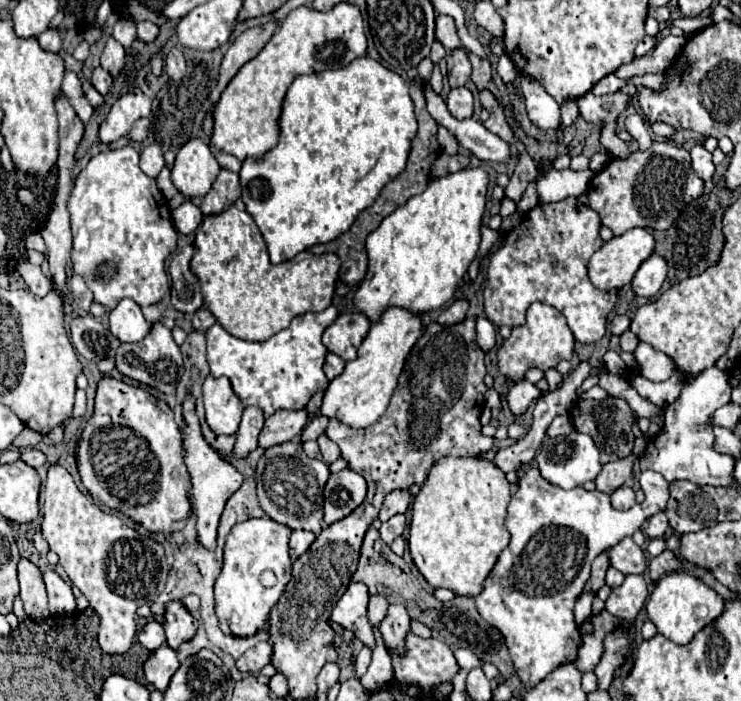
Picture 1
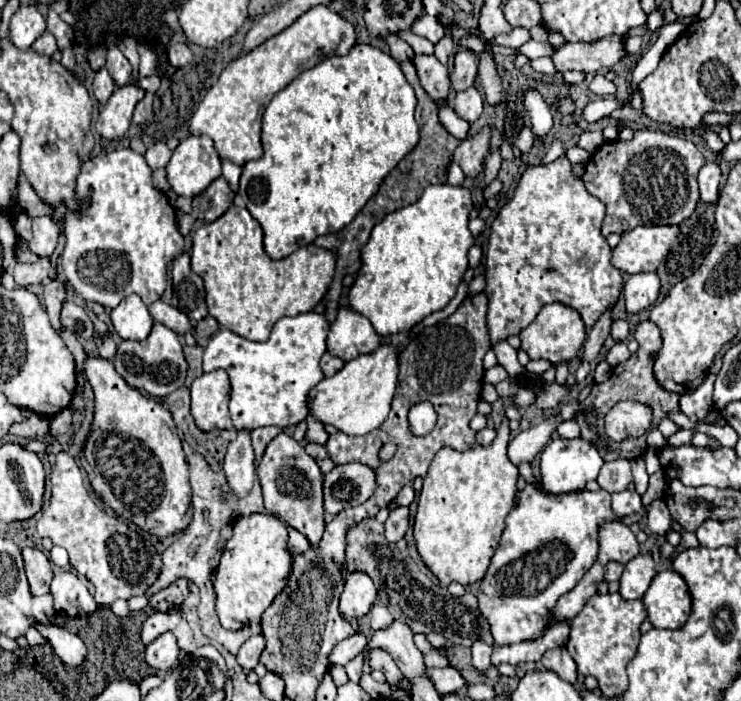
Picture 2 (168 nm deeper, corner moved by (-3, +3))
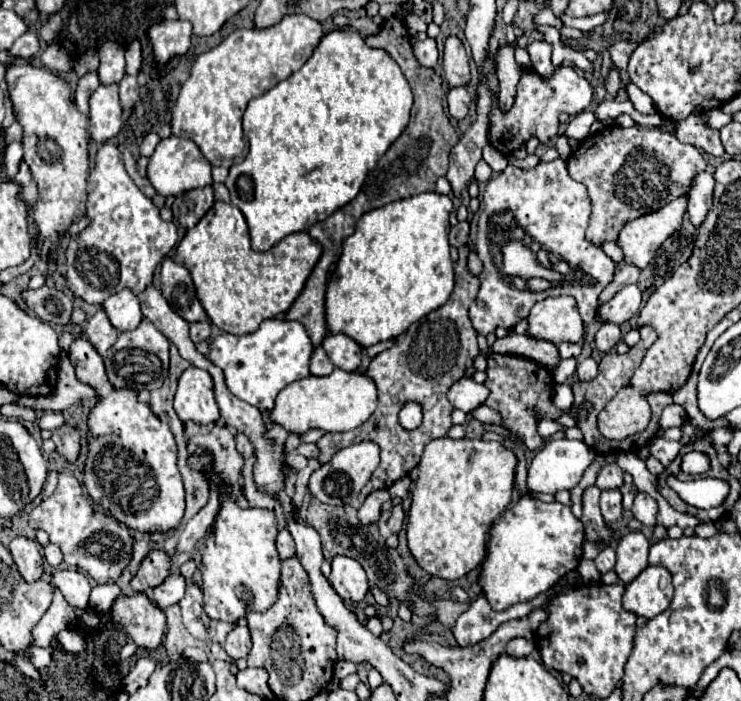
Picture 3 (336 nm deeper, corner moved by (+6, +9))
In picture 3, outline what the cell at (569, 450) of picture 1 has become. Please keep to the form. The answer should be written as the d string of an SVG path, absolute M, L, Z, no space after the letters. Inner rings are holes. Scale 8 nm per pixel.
M567 438L549 440L535 452L531 460L527 488L531 492L545 492L545 494L555 494L559 490L571 490L581 480L583 472L591 466L593 460L595 460L595 454L593 450L589 450L589 446L585 446L583 440L567 440Z

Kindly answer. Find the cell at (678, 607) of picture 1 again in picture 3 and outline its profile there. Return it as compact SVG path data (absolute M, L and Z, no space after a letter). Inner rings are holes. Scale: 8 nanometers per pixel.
M647 566L631 584L625 586L623 608L649 620L665 612L671 600L673 584L669 570L663 566Z

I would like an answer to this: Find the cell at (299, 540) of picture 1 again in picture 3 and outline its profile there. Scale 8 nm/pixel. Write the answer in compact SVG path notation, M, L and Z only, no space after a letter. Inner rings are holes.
M287 528L279 530L279 536L277 536L277 552L279 552L279 558L281 560L287 560L287 558L295 556L295 542L293 542L293 536L289 534Z

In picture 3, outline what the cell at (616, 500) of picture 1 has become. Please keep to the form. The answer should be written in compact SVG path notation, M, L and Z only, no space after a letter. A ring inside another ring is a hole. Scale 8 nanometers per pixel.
M603 490L601 492L601 514L607 522L617 522L623 514L623 504L621 504L623 494L619 490Z

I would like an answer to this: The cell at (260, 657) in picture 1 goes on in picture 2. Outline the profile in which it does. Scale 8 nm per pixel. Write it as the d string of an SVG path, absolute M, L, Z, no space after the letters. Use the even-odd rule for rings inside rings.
M254 634L254 636L250 636L250 638L242 644L240 652L236 654L236 660L238 660L238 664L244 668L244 672L252 670L252 668L258 664L258 658L260 658L260 654L262 654L262 648L264 648L264 636L262 636L262 634Z

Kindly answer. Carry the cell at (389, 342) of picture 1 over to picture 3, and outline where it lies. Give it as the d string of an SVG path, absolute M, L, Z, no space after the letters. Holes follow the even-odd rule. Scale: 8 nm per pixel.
M335 368L329 376L307 376L301 378L275 398L275 408L271 410L271 420L285 426L289 432L305 434L311 428L321 428L325 432L347 432L361 426L377 408L377 386L367 374L345 372Z

